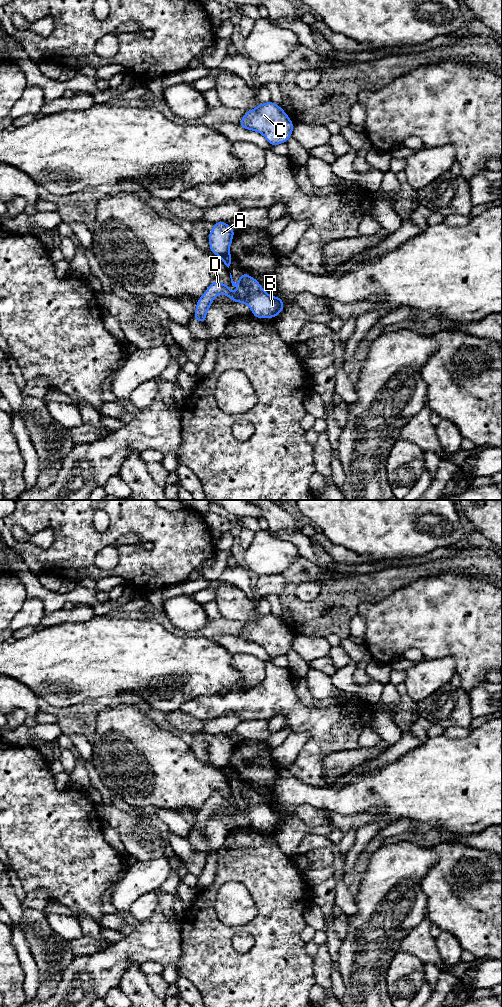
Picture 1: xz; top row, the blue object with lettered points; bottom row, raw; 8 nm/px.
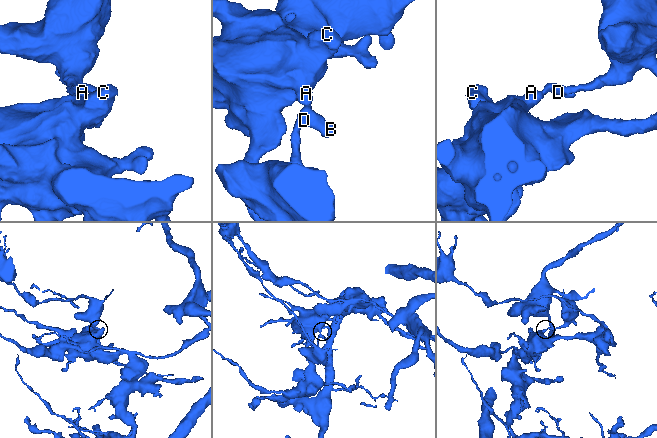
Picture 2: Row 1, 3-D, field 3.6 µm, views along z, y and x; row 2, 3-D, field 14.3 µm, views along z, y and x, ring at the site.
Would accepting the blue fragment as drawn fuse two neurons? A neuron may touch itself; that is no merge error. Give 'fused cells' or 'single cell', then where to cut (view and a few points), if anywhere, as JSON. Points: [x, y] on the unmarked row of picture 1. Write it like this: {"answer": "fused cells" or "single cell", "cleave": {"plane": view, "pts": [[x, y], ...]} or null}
{"answer": "fused cells", "cleave": {"plane": "xz", "pts": [[229, 766], [221, 769]]}}

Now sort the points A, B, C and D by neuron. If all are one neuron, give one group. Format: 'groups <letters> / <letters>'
groups A C / B D

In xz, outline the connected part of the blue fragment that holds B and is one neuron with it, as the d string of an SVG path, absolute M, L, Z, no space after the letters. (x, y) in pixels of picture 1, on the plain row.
M243 784L239 788L238 796L233 793L231 785L230 790L232 798L238 799L237 804L232 805L226 796L214 792L196 813L196 824L193 826L193 831L205 836L207 823L211 819L213 811L219 806L227 808L233 814L246 816L256 830L275 830L283 823L284 813L280 809L267 806L254 789Z

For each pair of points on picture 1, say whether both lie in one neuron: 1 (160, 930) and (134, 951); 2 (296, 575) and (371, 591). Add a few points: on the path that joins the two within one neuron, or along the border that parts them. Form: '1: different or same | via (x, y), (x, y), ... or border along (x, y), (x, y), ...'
1: same | via (154, 936), (140, 946)
2: same | via (315, 574), (320, 574), (336, 590), (352, 590)

